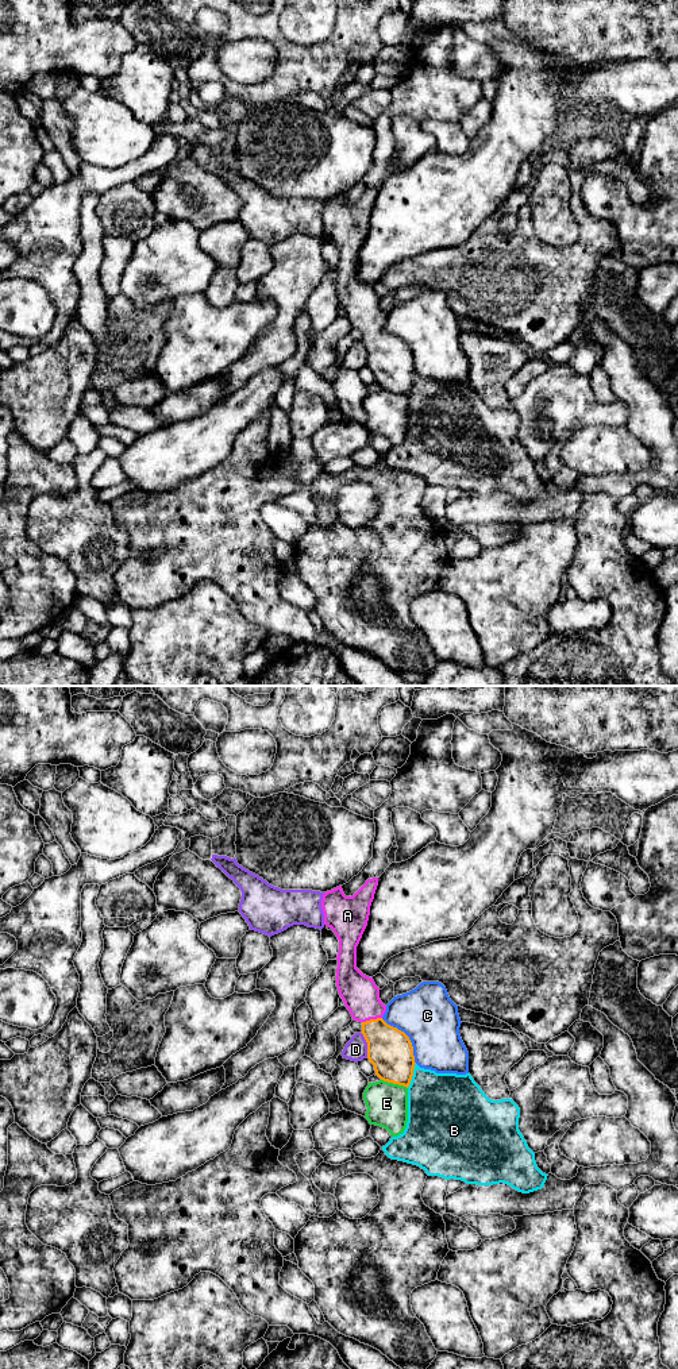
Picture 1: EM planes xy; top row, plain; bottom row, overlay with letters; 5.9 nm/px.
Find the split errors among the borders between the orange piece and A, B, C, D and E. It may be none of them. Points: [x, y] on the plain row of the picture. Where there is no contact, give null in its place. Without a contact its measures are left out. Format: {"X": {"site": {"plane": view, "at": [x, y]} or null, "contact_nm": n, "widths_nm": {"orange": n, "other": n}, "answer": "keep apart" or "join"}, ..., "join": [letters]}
{"A": {"site": {"plane": "xy", "at": [372, 328]}, "contact_nm": 120, "widths_nm": {"orange": 260, "other": 220}, "answer": "join"}, "B": {"site": {"plane": "xy", "at": [412, 384]}, "contact_nm": 160, "widths_nm": {"orange": 260, "other": 400}, "answer": "keep apart"}, "C": {"site": {"plane": "xy", "at": [408, 346]}, "contact_nm": 340, "widths_nm": {"orange": 260, "other": 340}, "answer": "keep apart"}, "D": {"site": {"plane": "xy", "at": [368, 353]}, "contact_nm": 160, "widths_nm": {"orange": 260, "other": 140}, "answer": "keep apart"}, "E": {"site": {"plane": "xy", "at": [395, 392]}, "contact_nm": 170, "widths_nm": {"orange": 260, "other": 240}, "answer": "keep apart"}, "join": ["A"]}

